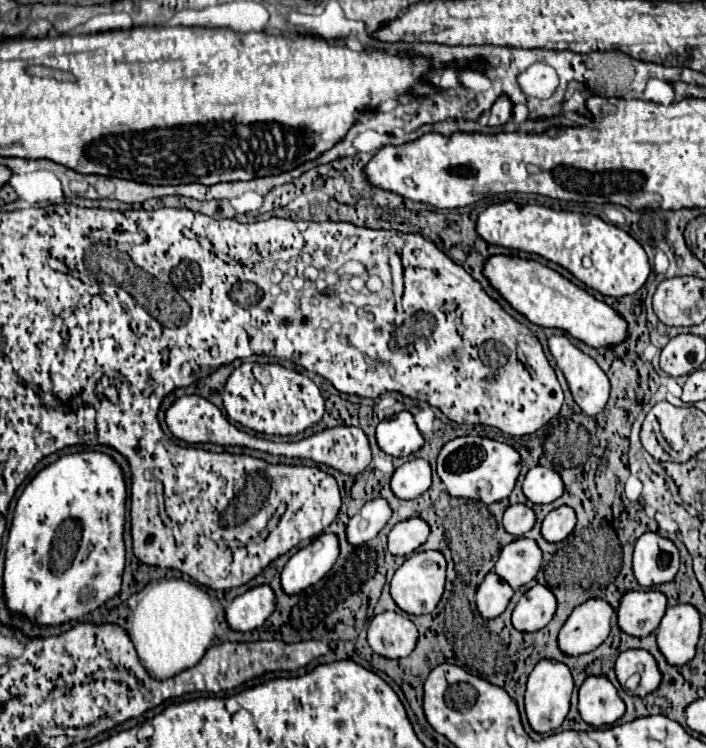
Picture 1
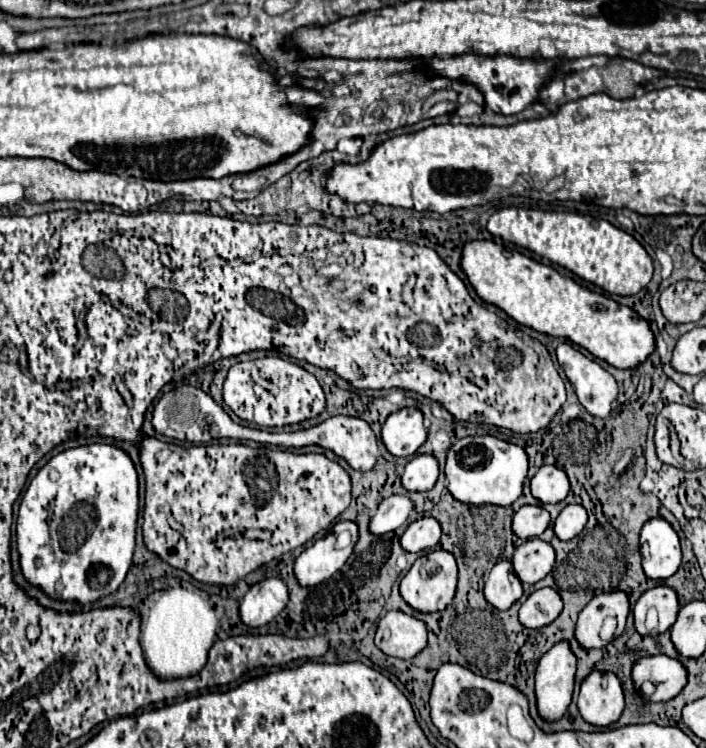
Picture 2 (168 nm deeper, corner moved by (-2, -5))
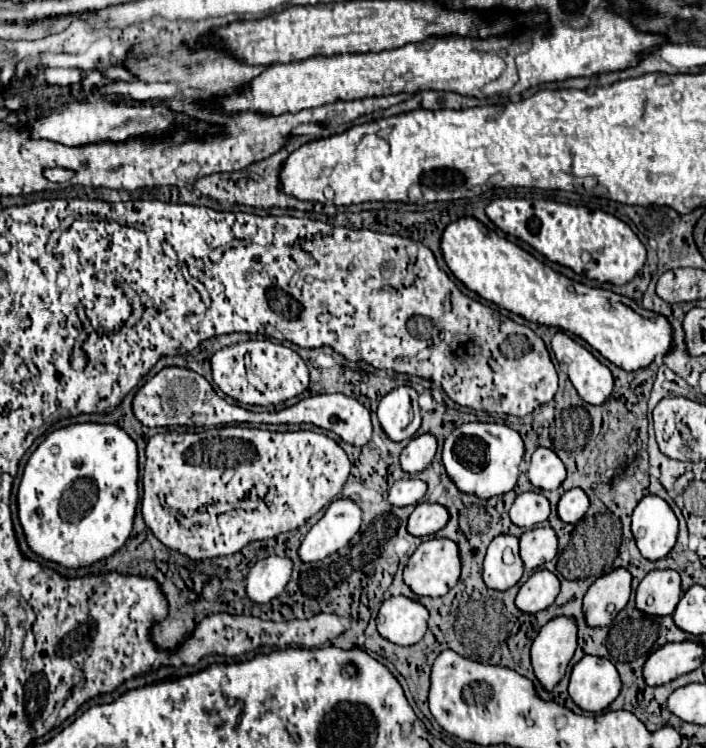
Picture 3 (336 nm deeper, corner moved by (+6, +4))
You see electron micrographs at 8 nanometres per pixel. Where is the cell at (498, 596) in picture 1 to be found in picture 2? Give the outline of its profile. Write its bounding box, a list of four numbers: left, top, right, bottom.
[485,560,523,610]

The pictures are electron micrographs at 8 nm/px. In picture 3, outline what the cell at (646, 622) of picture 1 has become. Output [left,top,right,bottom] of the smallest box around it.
[635,571,681,615]

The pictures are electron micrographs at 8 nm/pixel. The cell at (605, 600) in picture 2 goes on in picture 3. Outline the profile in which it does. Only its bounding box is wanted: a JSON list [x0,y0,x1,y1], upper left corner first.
[583,569,631,627]

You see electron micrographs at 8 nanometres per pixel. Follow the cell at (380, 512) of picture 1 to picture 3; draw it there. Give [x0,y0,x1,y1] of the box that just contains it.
[387,479,427,507]

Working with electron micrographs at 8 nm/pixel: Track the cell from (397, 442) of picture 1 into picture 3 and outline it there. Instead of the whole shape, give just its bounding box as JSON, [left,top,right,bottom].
[377,387,421,441]

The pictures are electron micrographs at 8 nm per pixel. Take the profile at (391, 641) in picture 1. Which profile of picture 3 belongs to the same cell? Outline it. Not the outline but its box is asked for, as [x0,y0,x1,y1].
[377,595,429,645]

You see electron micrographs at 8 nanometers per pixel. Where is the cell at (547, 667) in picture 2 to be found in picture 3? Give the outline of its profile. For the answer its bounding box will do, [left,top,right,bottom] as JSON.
[531,617,577,691]

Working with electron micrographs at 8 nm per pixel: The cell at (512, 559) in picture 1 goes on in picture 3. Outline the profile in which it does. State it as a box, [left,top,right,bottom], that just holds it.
[519,527,557,569]

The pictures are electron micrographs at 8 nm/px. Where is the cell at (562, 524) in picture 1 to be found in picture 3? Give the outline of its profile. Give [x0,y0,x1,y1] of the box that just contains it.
[557,489,589,523]

